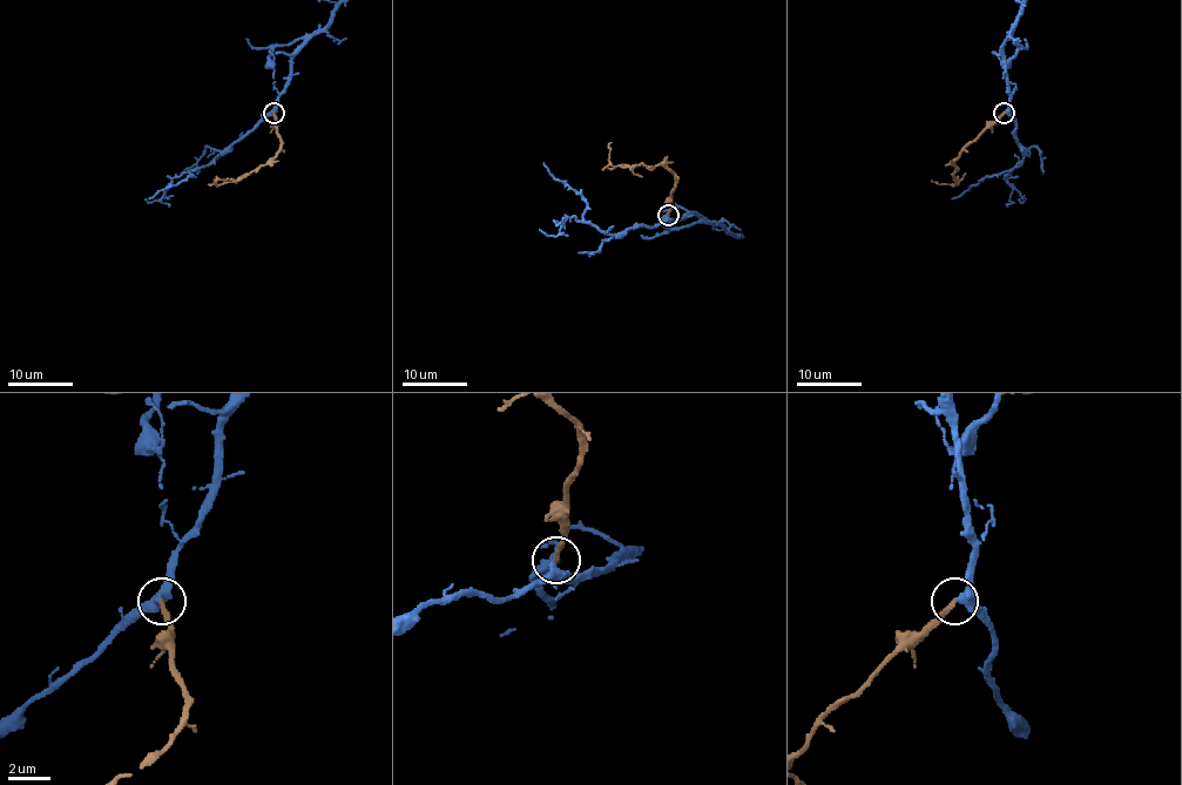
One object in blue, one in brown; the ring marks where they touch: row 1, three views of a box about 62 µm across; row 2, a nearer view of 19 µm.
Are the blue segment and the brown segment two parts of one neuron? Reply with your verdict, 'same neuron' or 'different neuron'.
same neuron

